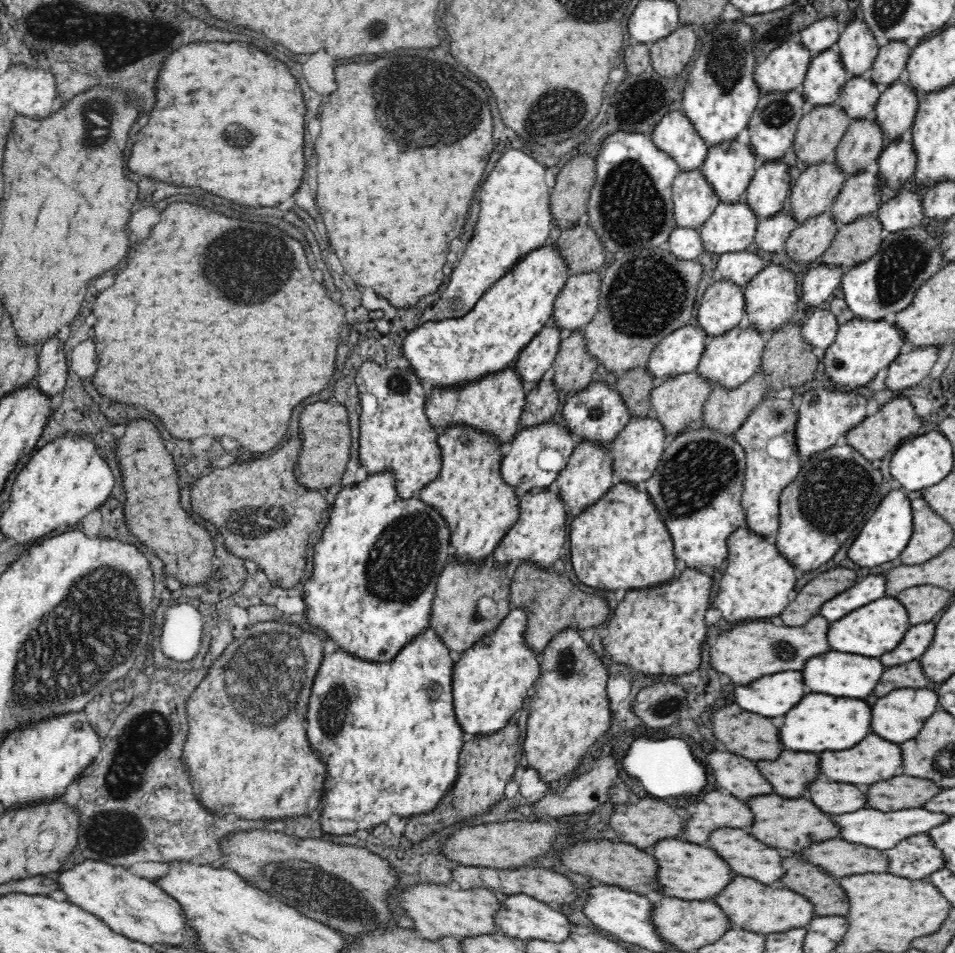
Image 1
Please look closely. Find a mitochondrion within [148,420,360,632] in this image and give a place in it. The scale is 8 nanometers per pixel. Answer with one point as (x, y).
(251, 524)

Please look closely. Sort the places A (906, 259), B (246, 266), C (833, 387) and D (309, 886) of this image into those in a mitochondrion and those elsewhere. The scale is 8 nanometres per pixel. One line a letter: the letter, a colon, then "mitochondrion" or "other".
A: mitochondrion
B: mitochondrion
C: other
D: mitochondrion

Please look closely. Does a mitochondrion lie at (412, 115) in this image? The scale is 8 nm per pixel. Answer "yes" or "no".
yes

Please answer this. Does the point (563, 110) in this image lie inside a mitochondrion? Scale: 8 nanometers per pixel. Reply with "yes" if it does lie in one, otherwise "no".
yes

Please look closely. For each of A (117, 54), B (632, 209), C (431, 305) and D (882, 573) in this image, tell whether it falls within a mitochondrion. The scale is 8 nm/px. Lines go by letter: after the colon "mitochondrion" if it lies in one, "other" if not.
A: mitochondrion
B: mitochondrion
C: other
D: other

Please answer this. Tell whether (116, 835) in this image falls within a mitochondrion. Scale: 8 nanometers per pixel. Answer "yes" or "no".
yes

